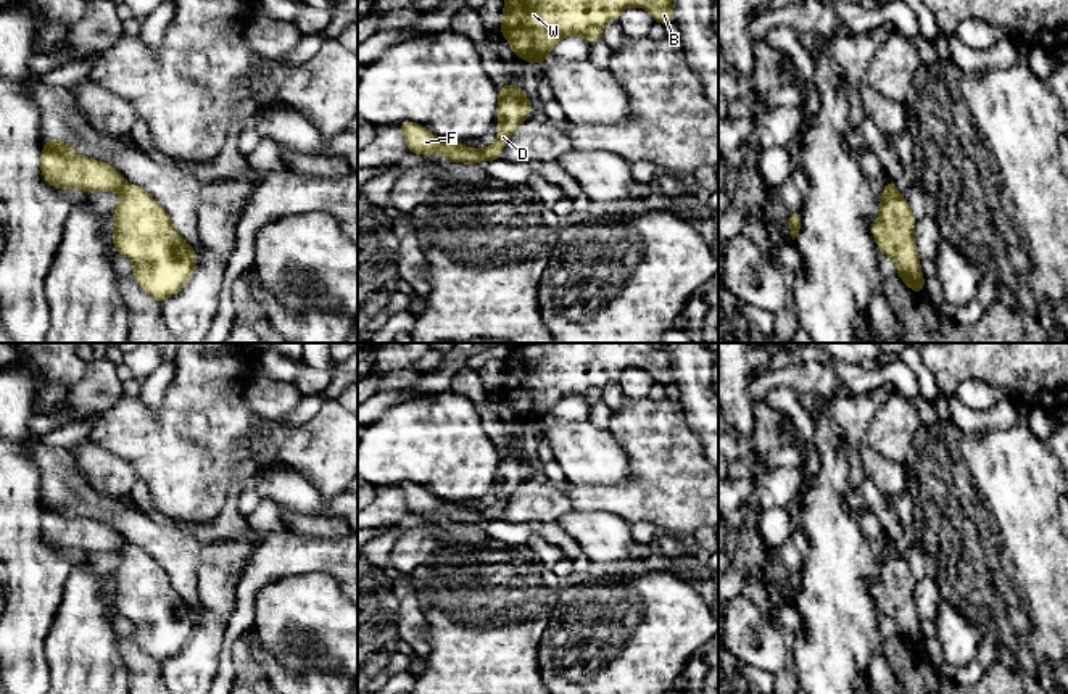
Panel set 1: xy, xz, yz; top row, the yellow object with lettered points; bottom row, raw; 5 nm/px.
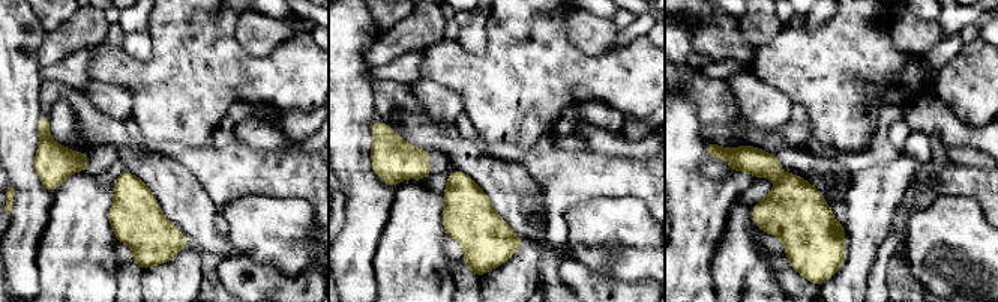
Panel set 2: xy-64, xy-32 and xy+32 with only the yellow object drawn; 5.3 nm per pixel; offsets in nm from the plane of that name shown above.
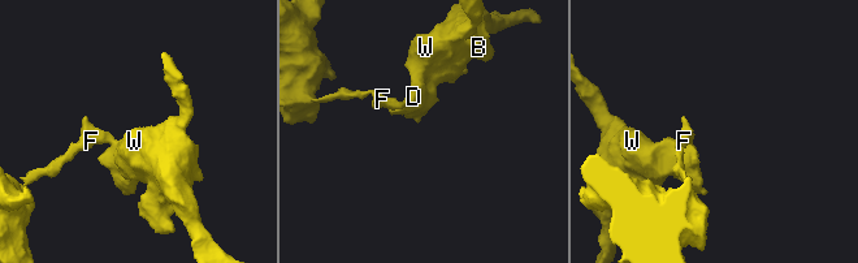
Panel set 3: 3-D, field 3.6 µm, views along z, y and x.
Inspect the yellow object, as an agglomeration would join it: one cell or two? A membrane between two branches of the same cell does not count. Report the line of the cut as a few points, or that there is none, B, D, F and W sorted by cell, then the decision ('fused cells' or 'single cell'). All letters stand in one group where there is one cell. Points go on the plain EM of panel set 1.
xz (480, 511), (484, 519) | B D W / F | fused cells

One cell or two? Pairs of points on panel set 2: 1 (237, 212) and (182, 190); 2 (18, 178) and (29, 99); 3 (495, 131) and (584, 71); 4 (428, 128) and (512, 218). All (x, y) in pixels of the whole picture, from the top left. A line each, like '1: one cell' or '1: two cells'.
1: two cells
2: one cell
3: one cell
4: one cell

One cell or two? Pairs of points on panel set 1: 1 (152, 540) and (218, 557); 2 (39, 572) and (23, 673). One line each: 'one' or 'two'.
1: two
2: one

